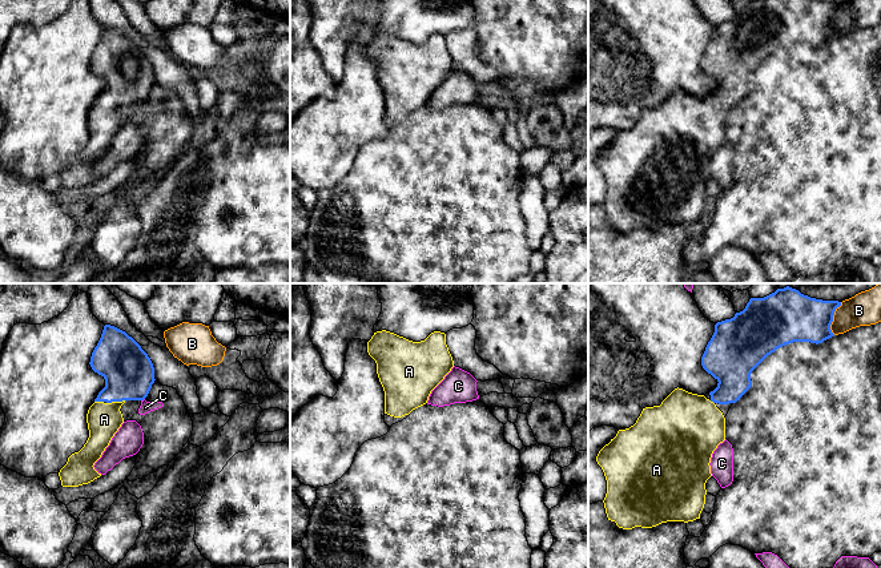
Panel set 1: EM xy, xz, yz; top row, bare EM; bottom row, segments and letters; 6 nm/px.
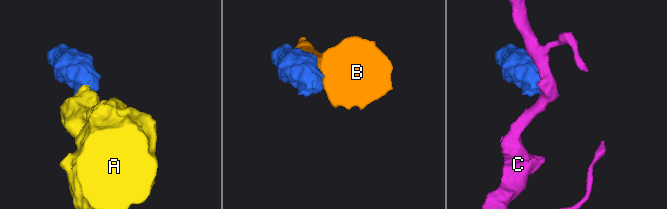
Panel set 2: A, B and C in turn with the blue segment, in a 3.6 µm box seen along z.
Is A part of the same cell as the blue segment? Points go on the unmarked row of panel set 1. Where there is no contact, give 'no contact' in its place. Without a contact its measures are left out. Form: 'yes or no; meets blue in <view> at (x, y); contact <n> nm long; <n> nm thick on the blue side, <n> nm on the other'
yes; meets blue in xy at (116, 103); contact 120 nm long; 300 nm thick on the blue side, 200 nm on the other

